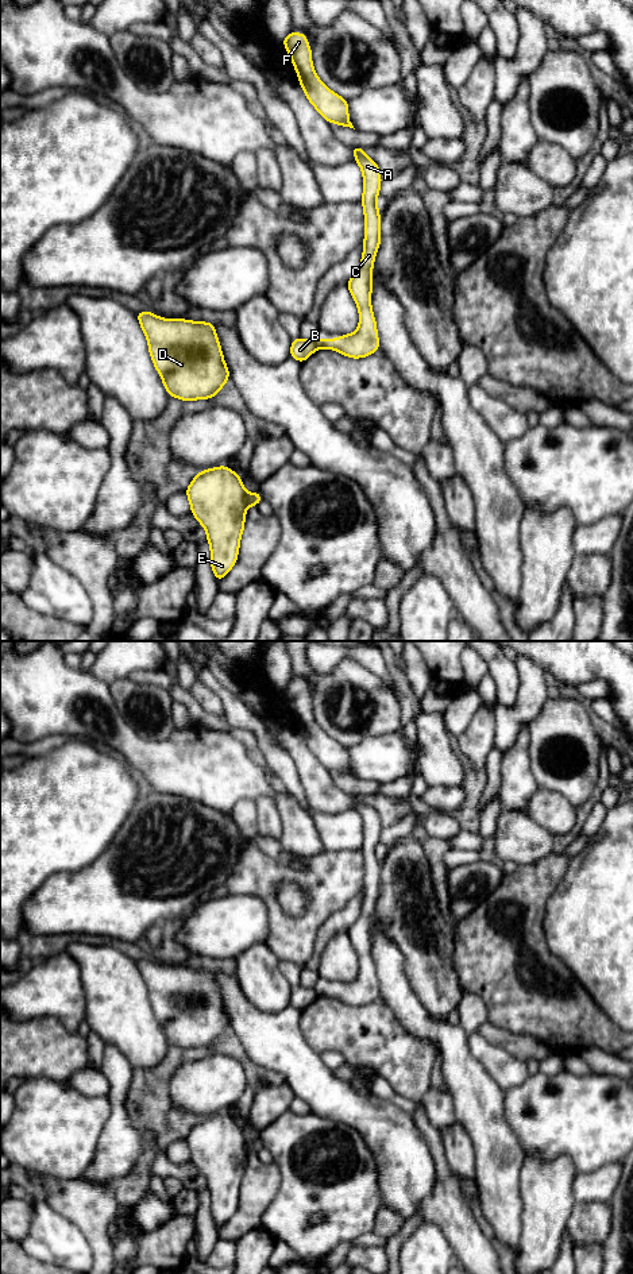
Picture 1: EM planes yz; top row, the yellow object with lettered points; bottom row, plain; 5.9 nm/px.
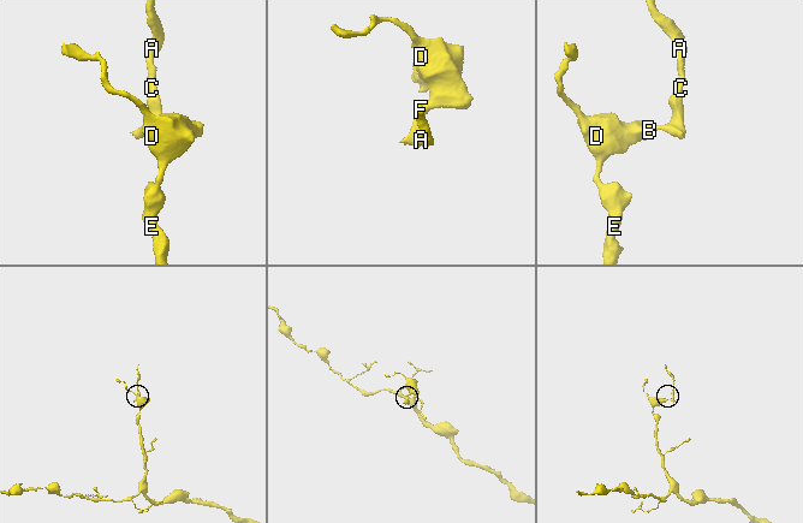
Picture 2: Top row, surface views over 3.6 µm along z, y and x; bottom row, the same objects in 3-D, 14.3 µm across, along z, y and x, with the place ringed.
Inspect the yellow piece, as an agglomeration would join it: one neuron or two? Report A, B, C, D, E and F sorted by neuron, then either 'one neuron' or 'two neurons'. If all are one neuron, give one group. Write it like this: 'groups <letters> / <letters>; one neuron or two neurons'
groups A C F / B D E; two neurons

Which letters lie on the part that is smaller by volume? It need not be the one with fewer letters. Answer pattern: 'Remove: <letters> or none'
Remove: A, C, F

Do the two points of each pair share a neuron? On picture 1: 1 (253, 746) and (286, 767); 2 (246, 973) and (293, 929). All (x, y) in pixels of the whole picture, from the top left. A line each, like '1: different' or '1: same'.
1: different
2: different

